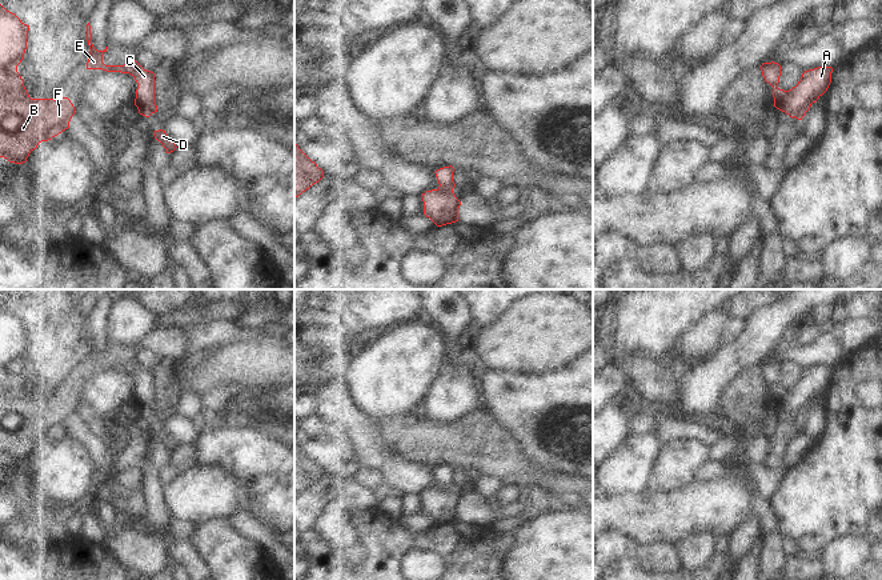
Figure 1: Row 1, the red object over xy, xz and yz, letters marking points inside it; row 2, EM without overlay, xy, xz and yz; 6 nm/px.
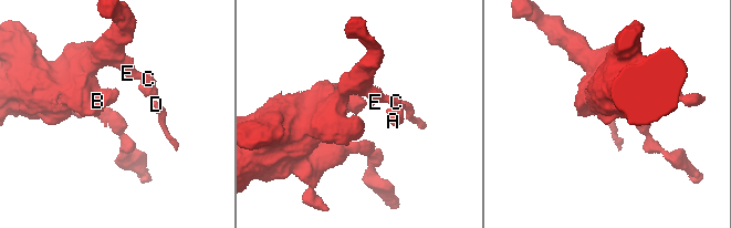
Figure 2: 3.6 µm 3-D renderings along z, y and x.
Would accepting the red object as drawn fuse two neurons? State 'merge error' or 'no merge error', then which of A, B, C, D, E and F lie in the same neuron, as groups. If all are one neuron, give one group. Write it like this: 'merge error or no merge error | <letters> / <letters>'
no merge error | A B C D E F

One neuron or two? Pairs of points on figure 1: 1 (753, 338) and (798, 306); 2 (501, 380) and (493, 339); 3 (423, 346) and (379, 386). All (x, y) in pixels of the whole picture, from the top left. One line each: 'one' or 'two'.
1: one
2: two
3: one

